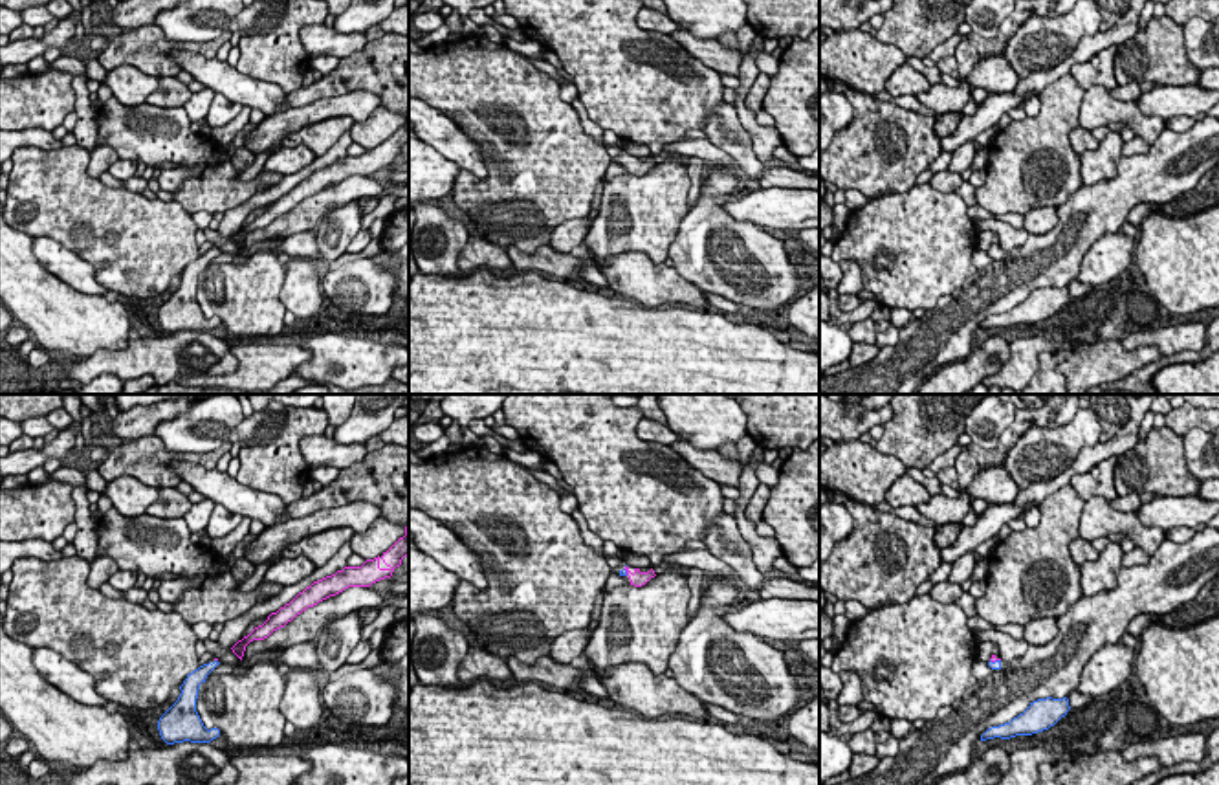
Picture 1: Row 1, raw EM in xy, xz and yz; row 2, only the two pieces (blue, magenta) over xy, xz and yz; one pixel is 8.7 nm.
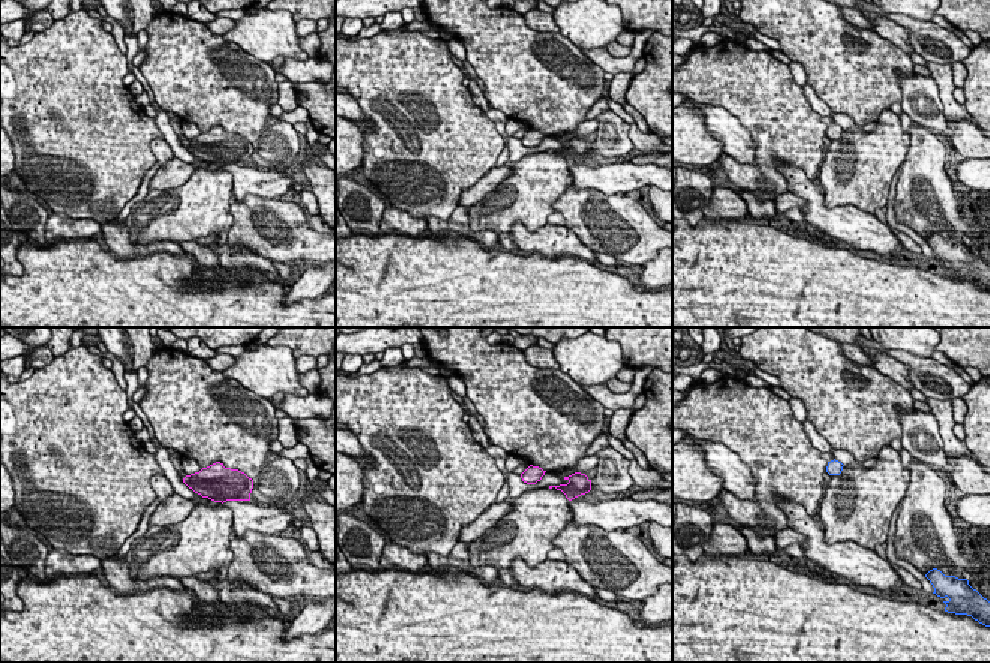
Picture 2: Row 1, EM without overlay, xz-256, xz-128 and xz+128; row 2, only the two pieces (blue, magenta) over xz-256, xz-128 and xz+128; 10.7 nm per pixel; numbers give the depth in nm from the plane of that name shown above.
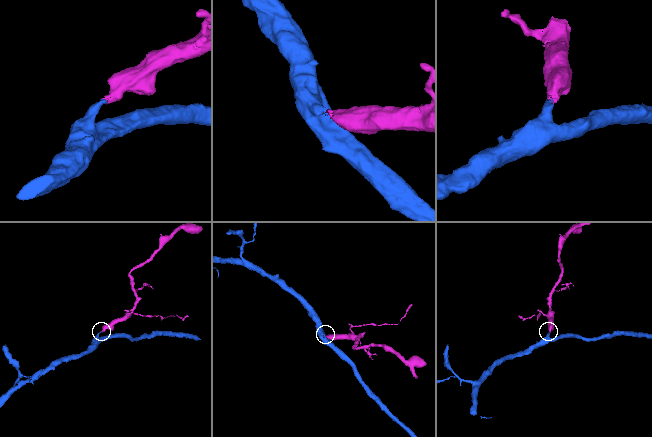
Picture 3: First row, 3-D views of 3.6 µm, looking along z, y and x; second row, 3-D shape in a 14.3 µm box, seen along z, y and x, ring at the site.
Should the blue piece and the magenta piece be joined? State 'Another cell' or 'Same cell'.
Same cell

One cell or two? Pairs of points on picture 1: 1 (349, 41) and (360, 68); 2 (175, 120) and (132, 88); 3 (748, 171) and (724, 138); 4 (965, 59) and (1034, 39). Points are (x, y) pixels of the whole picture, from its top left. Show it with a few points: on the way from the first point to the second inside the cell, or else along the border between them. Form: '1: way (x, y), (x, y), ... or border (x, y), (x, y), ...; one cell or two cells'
1: border (369, 41), (340, 59); two cells
2: border (114, 94), (127, 105), (143, 103); two cells
3: way (746, 164), (732, 145); one cell
4: border (1009, 44), (1005, 52); two cells

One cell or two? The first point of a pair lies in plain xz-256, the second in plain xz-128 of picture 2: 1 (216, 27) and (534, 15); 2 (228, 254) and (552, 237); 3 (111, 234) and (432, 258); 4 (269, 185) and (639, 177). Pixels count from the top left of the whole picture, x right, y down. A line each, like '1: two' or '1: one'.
1: one
2: one
3: two
4: one

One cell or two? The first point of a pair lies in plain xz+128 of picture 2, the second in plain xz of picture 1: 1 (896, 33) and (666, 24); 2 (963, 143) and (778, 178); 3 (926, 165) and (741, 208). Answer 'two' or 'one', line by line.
1: two
2: one
3: two

